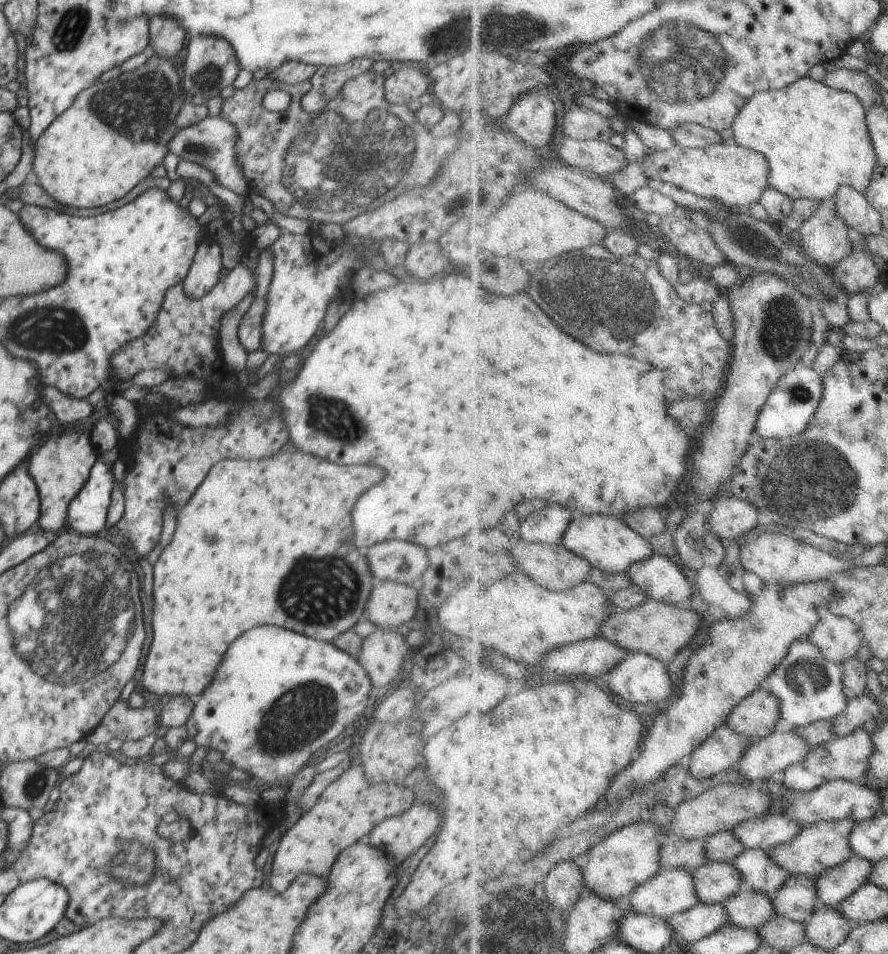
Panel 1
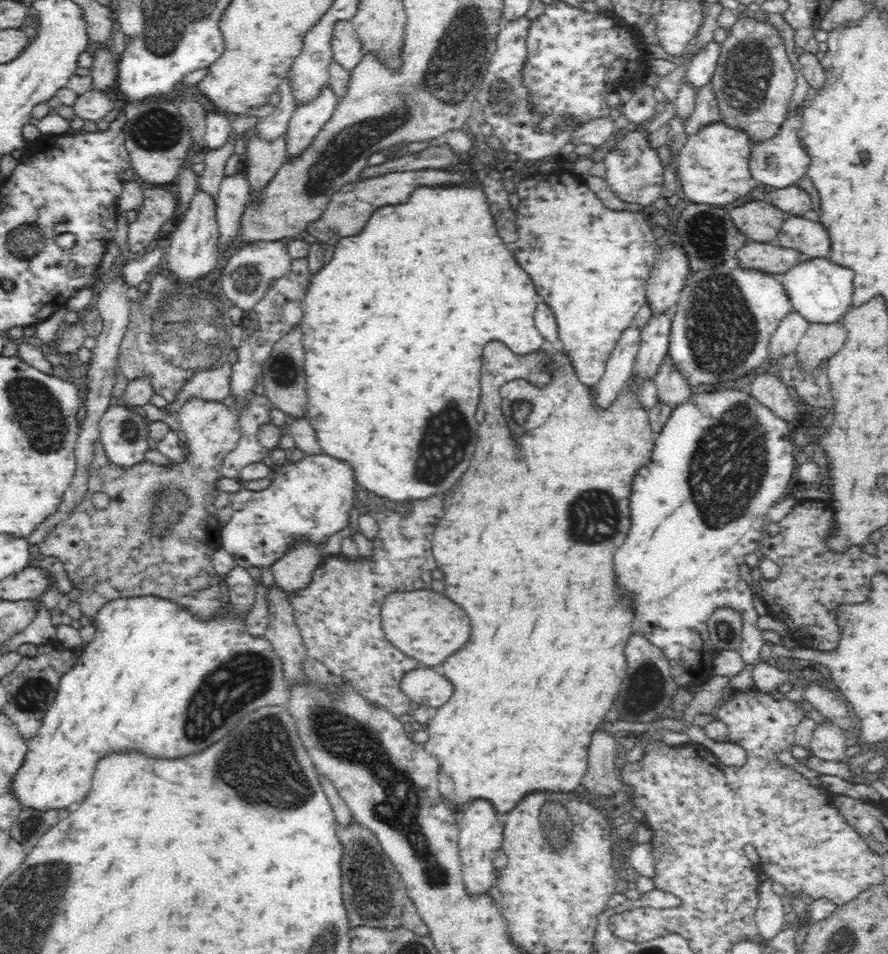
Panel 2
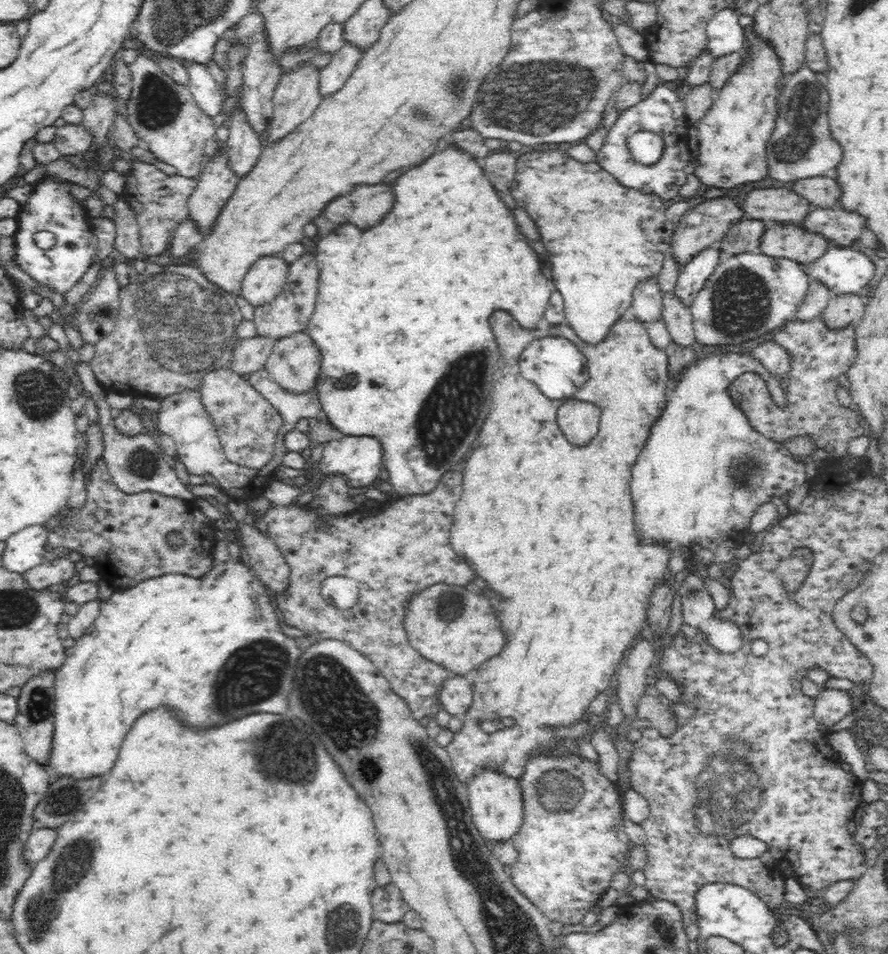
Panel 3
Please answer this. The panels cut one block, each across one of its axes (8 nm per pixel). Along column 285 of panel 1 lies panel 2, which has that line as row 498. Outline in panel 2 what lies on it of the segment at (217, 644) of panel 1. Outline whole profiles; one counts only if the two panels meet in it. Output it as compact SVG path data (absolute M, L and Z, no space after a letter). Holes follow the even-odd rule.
M490 342L484 348L484 364L482 364L482 402L484 408L484 422L478 428L478 446L472 458L470 468L464 472L462 480L458 482L458 492L452 492L450 506L446 510L446 518L440 520L434 540L432 540L432 552L436 558L436 565L444 572L444 595L456 604L460 604L472 624L472 636L467 644L464 644L458 652L448 656L438 670L442 672L450 683L454 685L454 694L441 708L432 711L432 718L428 725L429 740L424 744L424 749L438 759L442 768L439 779L440 792L450 798L456 806L466 804L474 798L486 798L490 800L496 810L507 813L522 801L528 792L534 790L546 790L550 793L562 791L568 793L581 784L582 778L587 774L588 748L592 740L592 734L600 722L606 721L613 716L613 706L617 692L620 690L626 676L626 655L624 648L628 639L635 631L636 620L632 600L626 592L622 592L616 586L616 574L614 574L614 552L620 546L618 540L624 540L630 528L630 516L628 516L628 494L632 486L632 476L641 466L649 463L652 451L655 447L655 437L648 420L648 410L642 407L638 399L636 383L627 382L623 386L617 399L605 409L598 409L594 403L592 388L584 385L576 376L576 369L566 351L556 350L548 354L543 350L530 352L530 354L513 353L504 342ZM555 364L554 380L548 386L540 386L546 396L552 399L554 414L550 421L542 424L540 428L534 428L524 436L512 436L512 434L500 434L500 426L496 426L496 392L506 382L518 378L526 379L529 374L539 370L551 368Z

